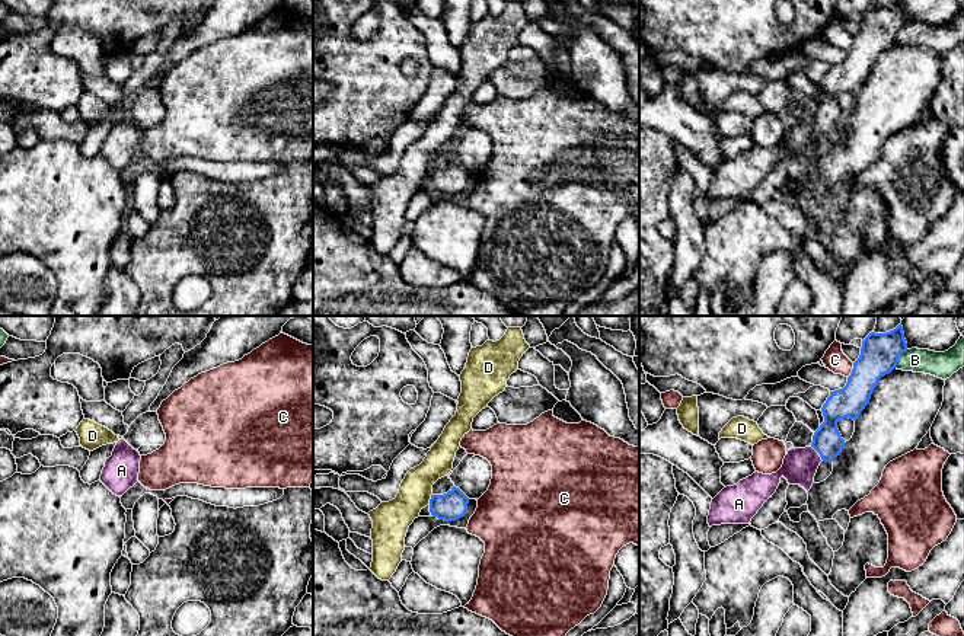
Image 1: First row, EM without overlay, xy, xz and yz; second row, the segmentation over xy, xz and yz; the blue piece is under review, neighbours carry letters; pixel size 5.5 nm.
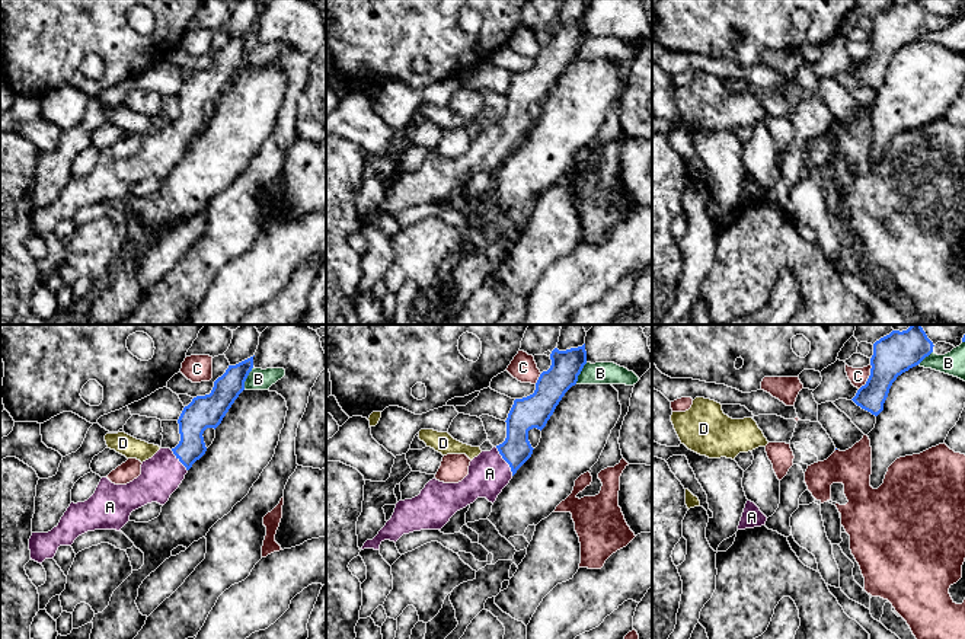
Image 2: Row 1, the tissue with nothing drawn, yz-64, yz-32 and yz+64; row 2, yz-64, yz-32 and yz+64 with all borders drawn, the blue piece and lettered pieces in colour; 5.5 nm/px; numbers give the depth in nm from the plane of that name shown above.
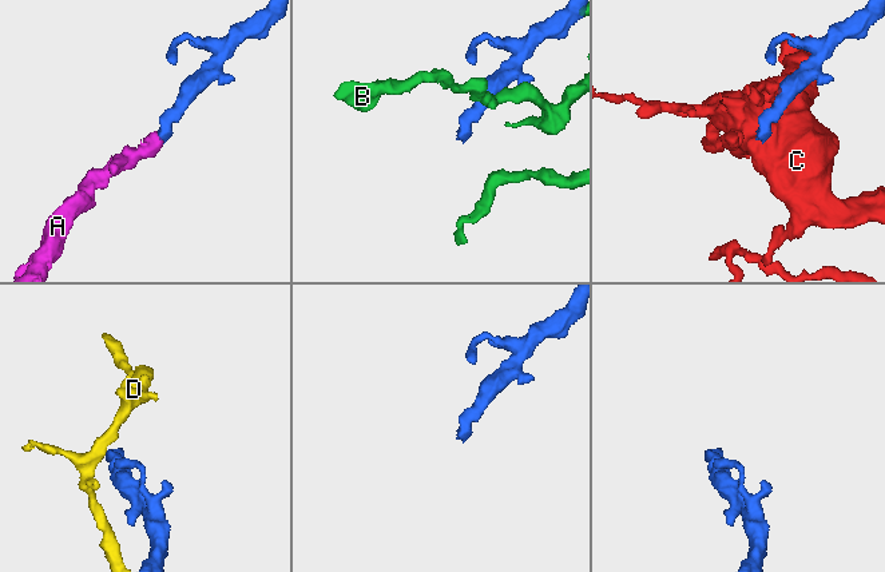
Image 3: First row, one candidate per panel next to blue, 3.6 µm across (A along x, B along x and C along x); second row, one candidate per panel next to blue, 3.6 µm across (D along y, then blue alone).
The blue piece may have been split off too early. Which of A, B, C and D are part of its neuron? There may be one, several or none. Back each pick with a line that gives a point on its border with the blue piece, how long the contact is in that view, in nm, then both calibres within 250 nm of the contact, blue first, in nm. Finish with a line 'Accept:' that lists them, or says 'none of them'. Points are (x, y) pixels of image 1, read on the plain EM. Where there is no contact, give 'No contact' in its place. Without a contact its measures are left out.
A: Touches blue at yz (817, 125). Shared border 120 nm. Thickness 160 nm (blue) against 190 nm
Accept: A

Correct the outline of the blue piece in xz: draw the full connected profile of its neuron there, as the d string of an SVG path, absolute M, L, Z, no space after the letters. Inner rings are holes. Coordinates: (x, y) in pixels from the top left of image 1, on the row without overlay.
M456 160L444 169L431 169L430 186L444 195L456 195L465 191L469 172Z

